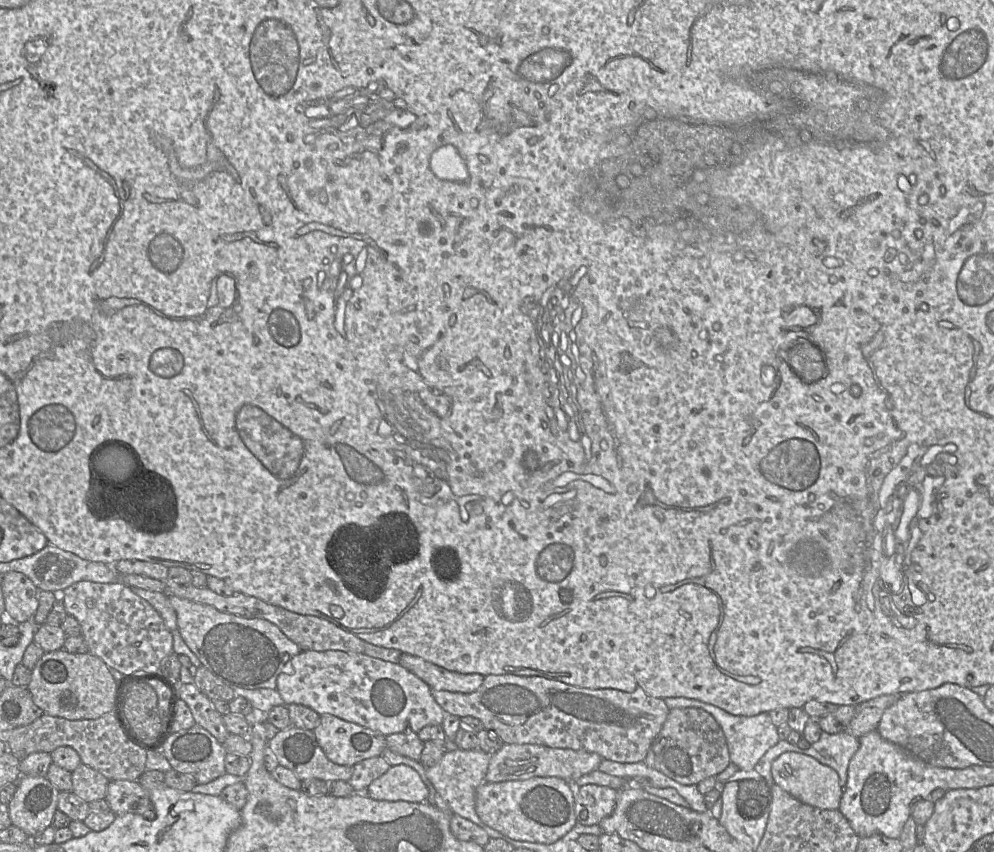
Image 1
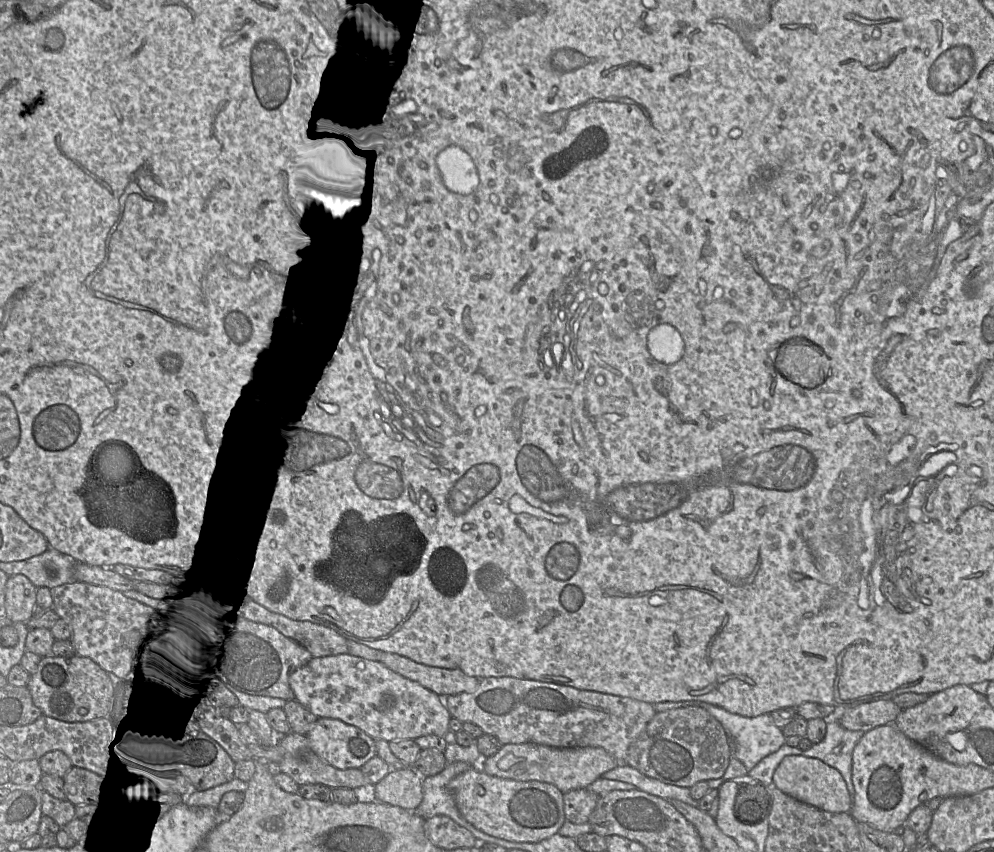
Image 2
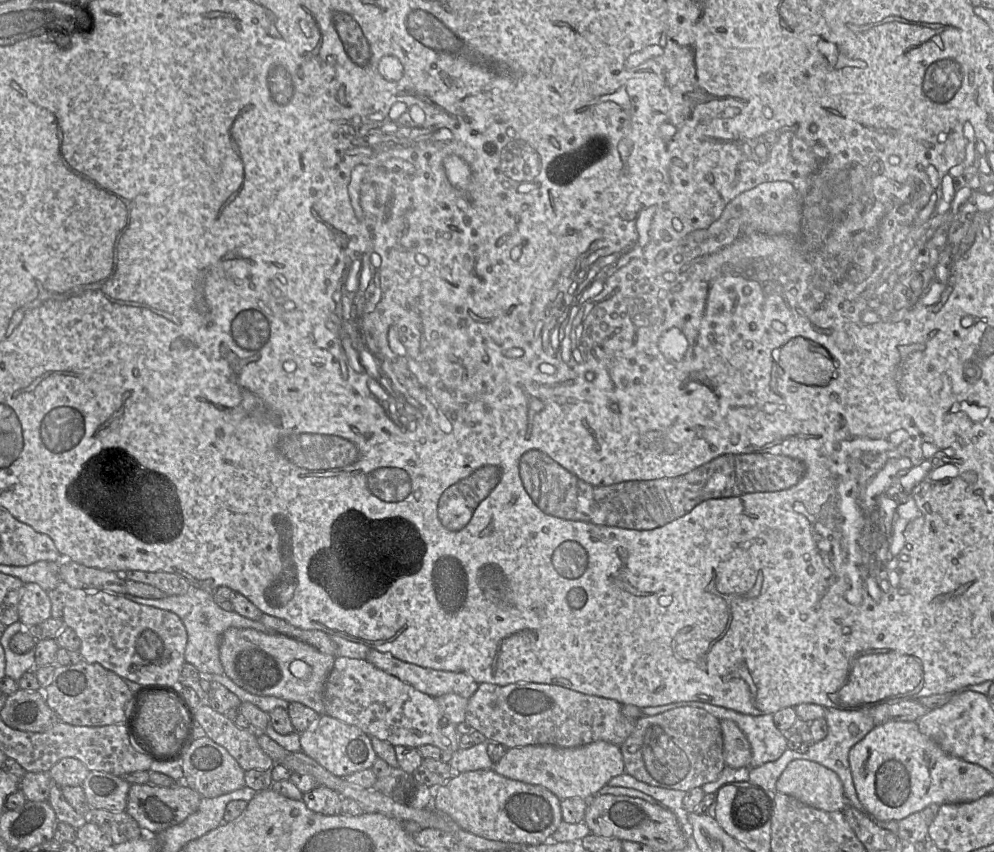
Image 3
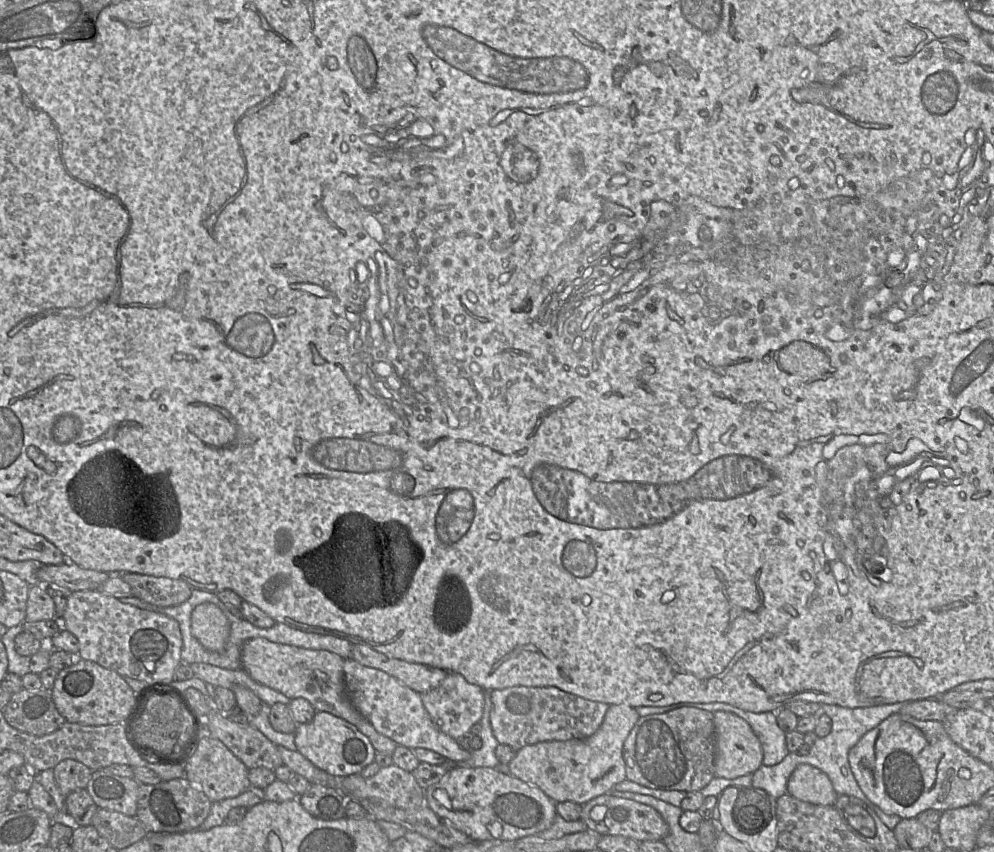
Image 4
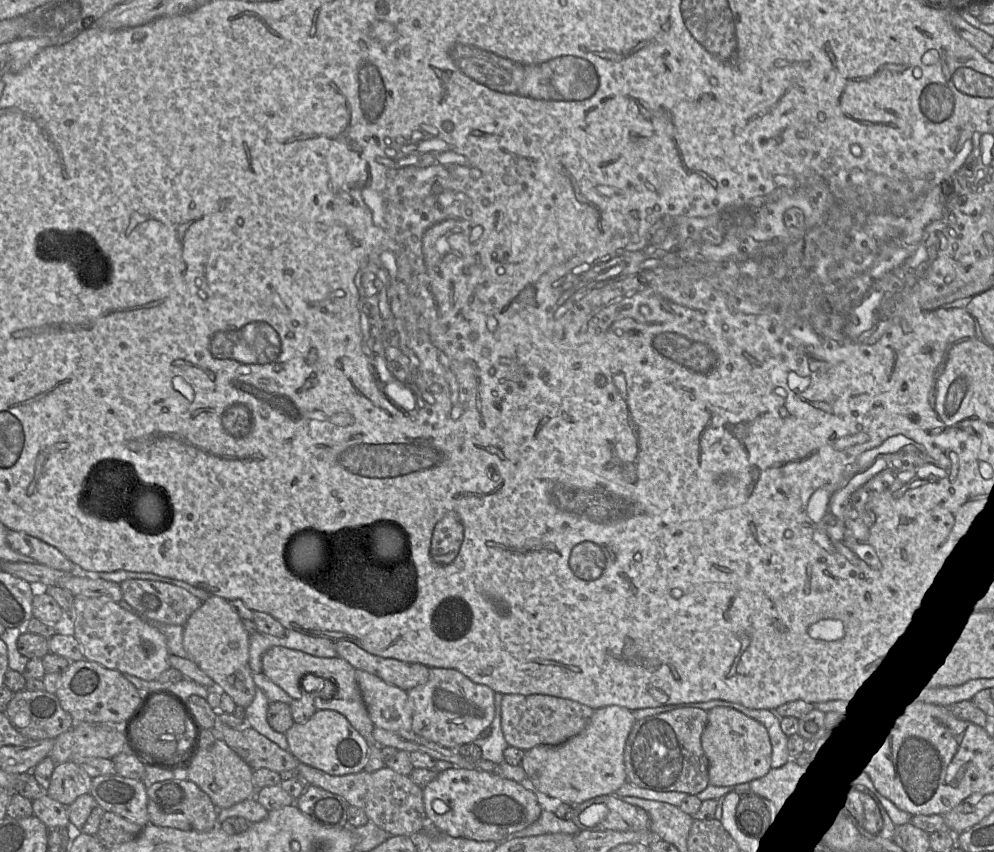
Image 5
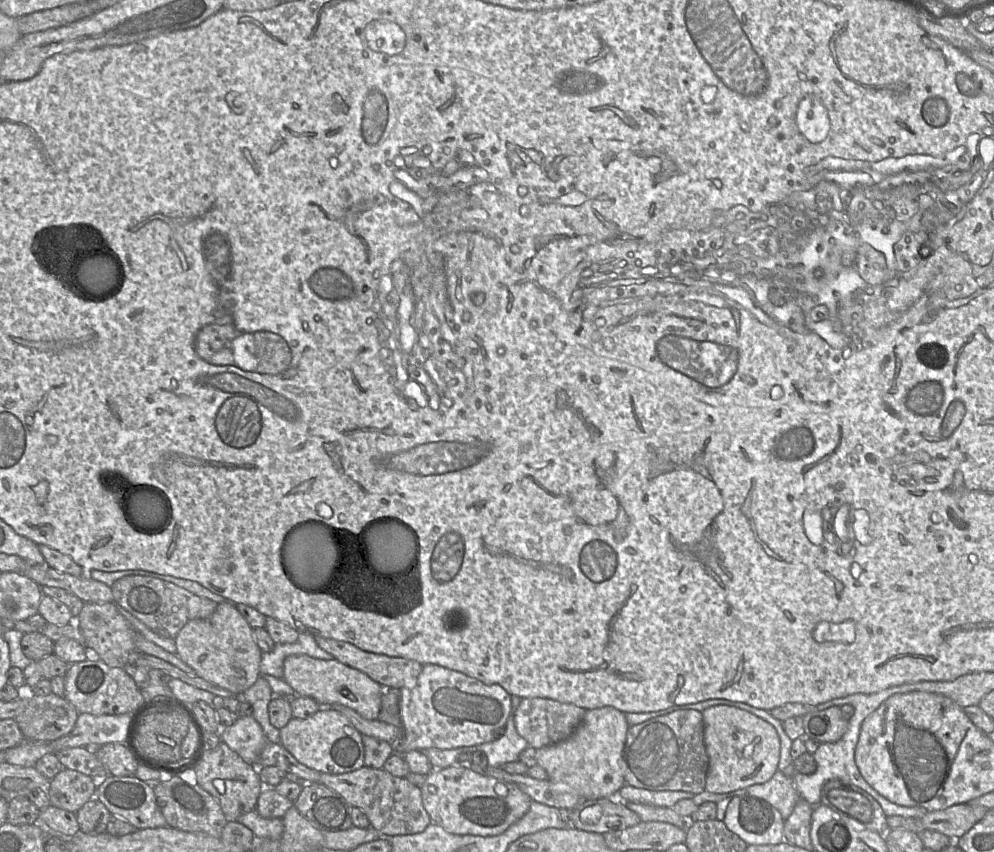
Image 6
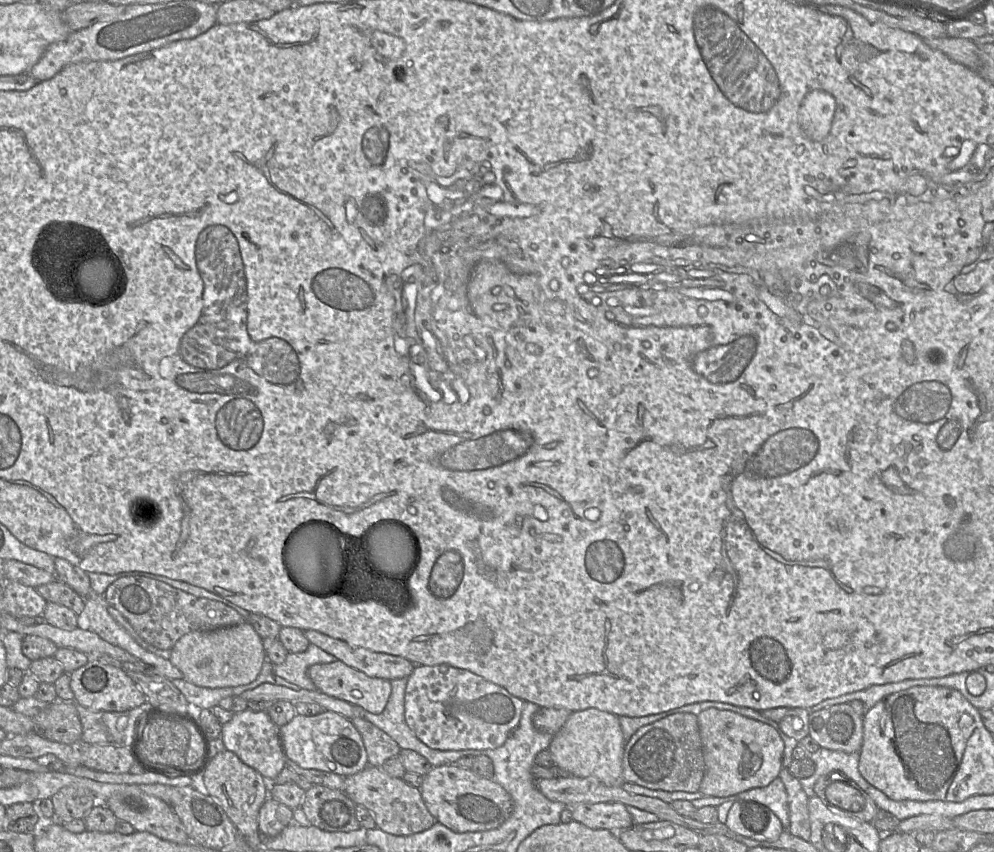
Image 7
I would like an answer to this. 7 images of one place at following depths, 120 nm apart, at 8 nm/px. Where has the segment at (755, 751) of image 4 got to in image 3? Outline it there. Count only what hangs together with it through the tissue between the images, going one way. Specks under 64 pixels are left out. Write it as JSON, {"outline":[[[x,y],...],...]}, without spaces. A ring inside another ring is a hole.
{"outline":[[[721,720],[723,757],[726,766],[734,769],[748,767],[751,762],[751,746],[745,734],[731,720]]]}

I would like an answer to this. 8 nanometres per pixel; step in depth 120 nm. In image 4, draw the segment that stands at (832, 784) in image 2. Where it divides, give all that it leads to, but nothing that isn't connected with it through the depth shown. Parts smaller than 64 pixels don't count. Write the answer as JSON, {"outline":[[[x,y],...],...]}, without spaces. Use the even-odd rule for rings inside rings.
{"outline":[[[809,764],[794,769],[787,782],[787,794],[820,806],[834,806],[838,797],[829,777]]]}

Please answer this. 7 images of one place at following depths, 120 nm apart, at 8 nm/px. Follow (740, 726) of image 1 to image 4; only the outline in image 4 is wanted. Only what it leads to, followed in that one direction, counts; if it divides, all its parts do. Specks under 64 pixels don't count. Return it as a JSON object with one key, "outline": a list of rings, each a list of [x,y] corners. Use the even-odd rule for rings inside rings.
{"outline":[[[678,702],[658,707],[636,707],[636,710],[640,716],[647,716],[650,714],[662,714],[680,707],[695,707],[711,711],[712,713],[726,711],[745,720],[761,743],[763,751],[762,764],[764,766],[773,766],[780,763],[789,753],[785,742],[786,733],[777,724],[776,712],[753,713],[720,702]]]}

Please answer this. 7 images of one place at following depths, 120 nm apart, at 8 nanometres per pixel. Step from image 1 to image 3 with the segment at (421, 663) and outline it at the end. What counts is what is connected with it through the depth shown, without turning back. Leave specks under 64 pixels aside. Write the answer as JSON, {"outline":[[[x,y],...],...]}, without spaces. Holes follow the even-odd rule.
{"outline":[[[375,649],[368,650],[365,660],[433,698],[445,694],[457,694],[469,699],[479,686],[466,673],[421,667]]]}

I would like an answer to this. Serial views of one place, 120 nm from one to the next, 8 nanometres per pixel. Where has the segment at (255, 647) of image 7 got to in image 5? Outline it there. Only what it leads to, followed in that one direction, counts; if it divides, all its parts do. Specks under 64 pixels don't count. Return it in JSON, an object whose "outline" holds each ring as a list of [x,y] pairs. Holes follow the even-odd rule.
{"outline":[[[211,595],[194,611],[184,625],[183,647],[188,659],[218,684],[238,706],[247,708],[256,694],[249,666],[249,633],[242,619],[225,598]]]}

